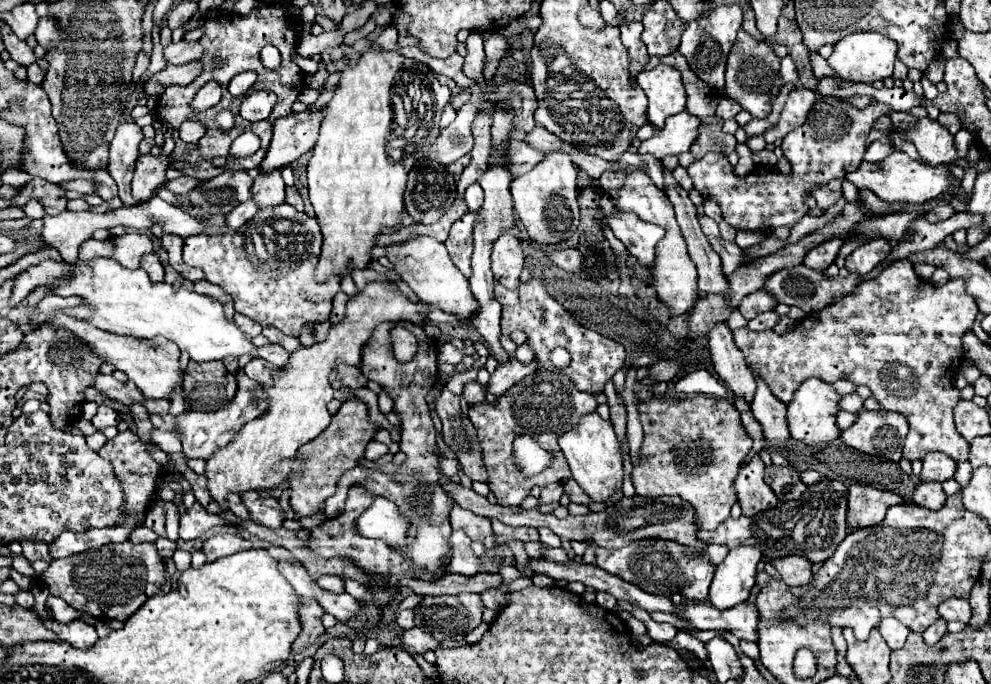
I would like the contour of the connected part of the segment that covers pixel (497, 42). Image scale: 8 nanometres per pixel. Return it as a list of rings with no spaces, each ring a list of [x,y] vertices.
[[[496,32],[484,42],[484,51],[487,56],[487,66],[485,66],[485,80],[491,80],[498,67],[498,60],[501,59],[508,44],[504,38]]]

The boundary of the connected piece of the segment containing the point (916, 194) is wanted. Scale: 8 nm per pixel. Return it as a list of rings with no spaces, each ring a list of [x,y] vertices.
[[[891,150],[891,154],[881,162],[861,162],[857,170],[849,172],[845,178],[853,182],[859,190],[867,188],[875,192],[881,200],[893,204],[893,202],[927,202],[931,198],[937,198],[943,192],[951,192],[955,196],[963,196],[963,190],[951,190],[949,188],[949,166],[929,166],[919,160],[911,160],[901,150]]]

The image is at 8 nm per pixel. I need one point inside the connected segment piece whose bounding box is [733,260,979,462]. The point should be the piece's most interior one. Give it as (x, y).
(869, 337)

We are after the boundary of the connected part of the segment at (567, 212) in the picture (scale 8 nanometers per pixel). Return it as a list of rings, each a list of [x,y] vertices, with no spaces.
[[[547,152],[543,160],[523,176],[511,182],[513,206],[527,228],[531,240],[539,244],[563,244],[579,226],[577,206],[577,168],[573,166],[567,152]]]

